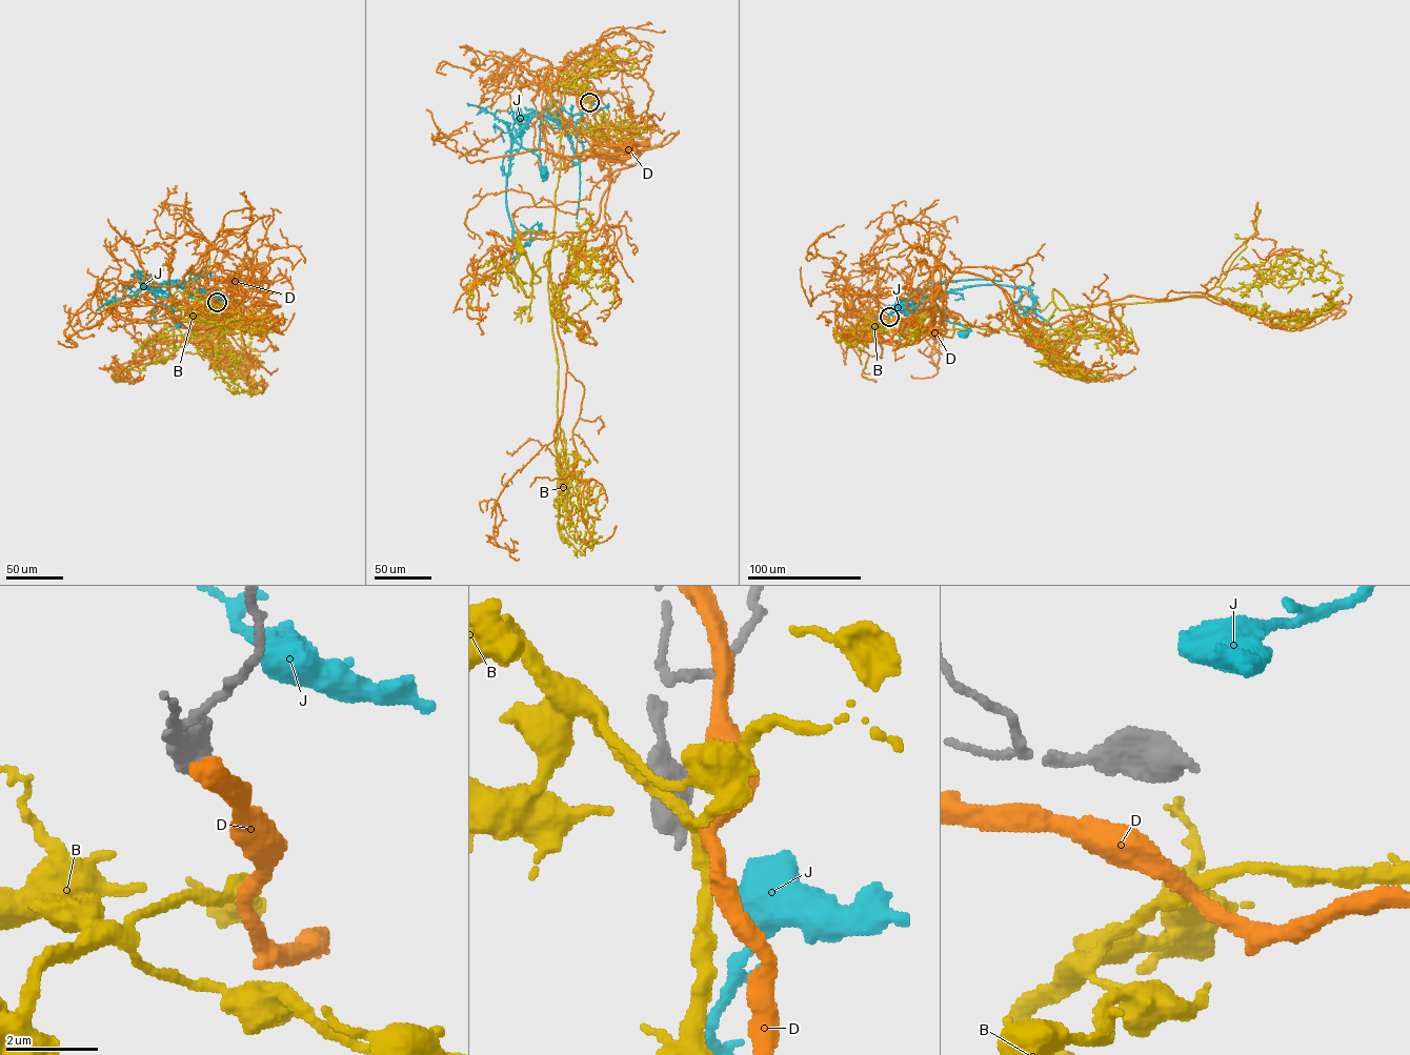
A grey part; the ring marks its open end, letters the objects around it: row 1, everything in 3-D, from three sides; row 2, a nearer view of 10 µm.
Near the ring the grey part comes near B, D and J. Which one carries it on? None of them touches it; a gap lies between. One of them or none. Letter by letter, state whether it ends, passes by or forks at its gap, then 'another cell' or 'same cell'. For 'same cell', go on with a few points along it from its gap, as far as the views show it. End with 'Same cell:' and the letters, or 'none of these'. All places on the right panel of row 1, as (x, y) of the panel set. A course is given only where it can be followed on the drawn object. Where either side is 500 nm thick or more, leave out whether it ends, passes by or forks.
B: it passes by; another cell
D: another cell
J: another cell
Same cell: none of these

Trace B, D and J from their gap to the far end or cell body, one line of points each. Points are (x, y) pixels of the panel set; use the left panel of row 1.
B: (218, 304), (205, 316), (179, 308), (196, 320), (192, 330), (176, 291), (170, 313), (181, 343), (161, 360)
D: (218, 303), (223, 306), (224, 302), (234, 300), (254, 311), (265, 305), (268, 309), (267, 321), (261, 328)
J: (219, 299), (219, 296), (201, 293), (182, 281), (162, 283), (150, 289), (144, 287), (166, 293), (179, 323)

